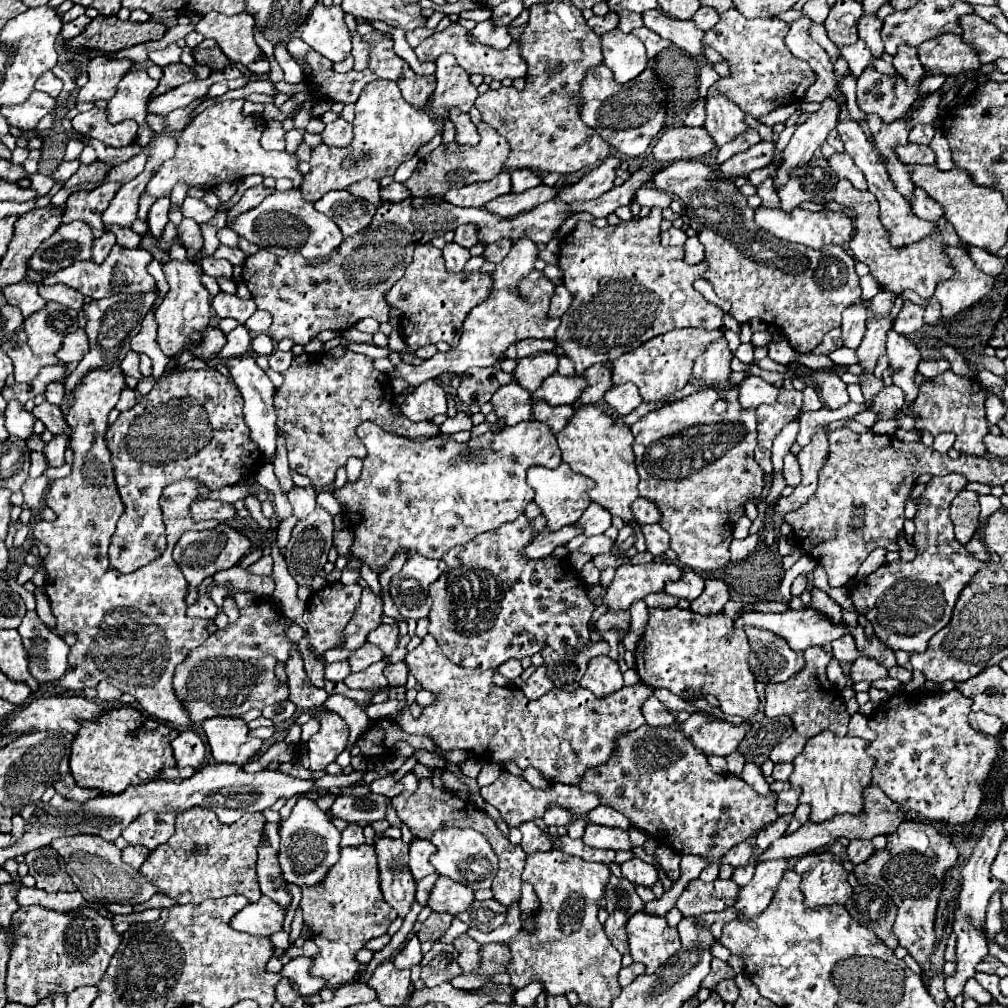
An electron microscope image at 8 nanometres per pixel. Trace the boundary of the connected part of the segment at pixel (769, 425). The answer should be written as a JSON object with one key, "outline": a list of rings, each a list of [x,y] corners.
{"outline":[[[780,389],[780,397],[774,405],[758,407],[756,415],[756,429],[758,429],[758,445],[756,445],[756,463],[762,467],[766,475],[772,473],[772,461],[770,461],[770,449],[774,437],[780,433],[780,429],[798,417],[802,407],[802,393],[792,389]]]}

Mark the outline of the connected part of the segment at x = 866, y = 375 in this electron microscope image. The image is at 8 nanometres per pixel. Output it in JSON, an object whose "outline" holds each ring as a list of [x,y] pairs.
{"outline":[[[858,364],[853,365],[843,365],[842,366],[847,371],[858,375],[860,377],[860,387],[862,387],[862,395],[866,401],[872,401],[876,393],[880,393],[884,389],[884,381],[878,379],[874,373],[862,369]]]}

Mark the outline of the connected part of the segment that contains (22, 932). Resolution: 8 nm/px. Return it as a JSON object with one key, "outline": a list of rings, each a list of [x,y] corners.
{"outline":[[[38,905],[20,907],[12,915],[12,923],[16,925],[16,935],[8,963],[6,995],[8,1001],[26,1007],[36,1007],[42,999],[68,995],[84,985],[98,985],[122,943],[122,935],[116,933],[114,923],[102,917],[94,907],[80,907],[68,913]]]}

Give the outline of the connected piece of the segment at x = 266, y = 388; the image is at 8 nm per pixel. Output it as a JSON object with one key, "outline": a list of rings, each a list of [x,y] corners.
{"outline":[[[250,355],[230,357],[226,361],[226,367],[228,367],[234,383],[238,385],[242,399],[244,399],[244,421],[250,427],[250,437],[258,443],[264,457],[268,459],[276,451],[276,427],[274,427],[276,425],[276,413],[274,413],[274,407],[272,407],[274,385]]]}

